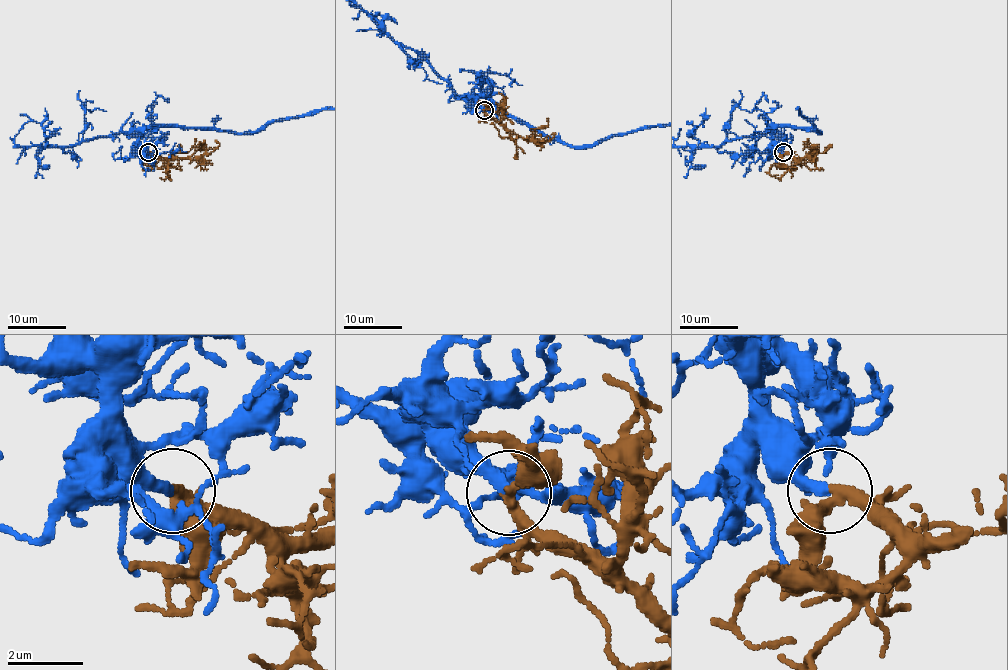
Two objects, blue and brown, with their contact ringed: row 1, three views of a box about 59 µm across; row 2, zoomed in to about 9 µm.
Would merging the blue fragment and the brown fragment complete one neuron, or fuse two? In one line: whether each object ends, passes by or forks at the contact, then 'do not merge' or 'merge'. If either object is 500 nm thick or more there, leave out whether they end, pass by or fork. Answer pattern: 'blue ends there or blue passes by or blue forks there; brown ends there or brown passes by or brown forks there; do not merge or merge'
blue ends there; brown passes by; merge

